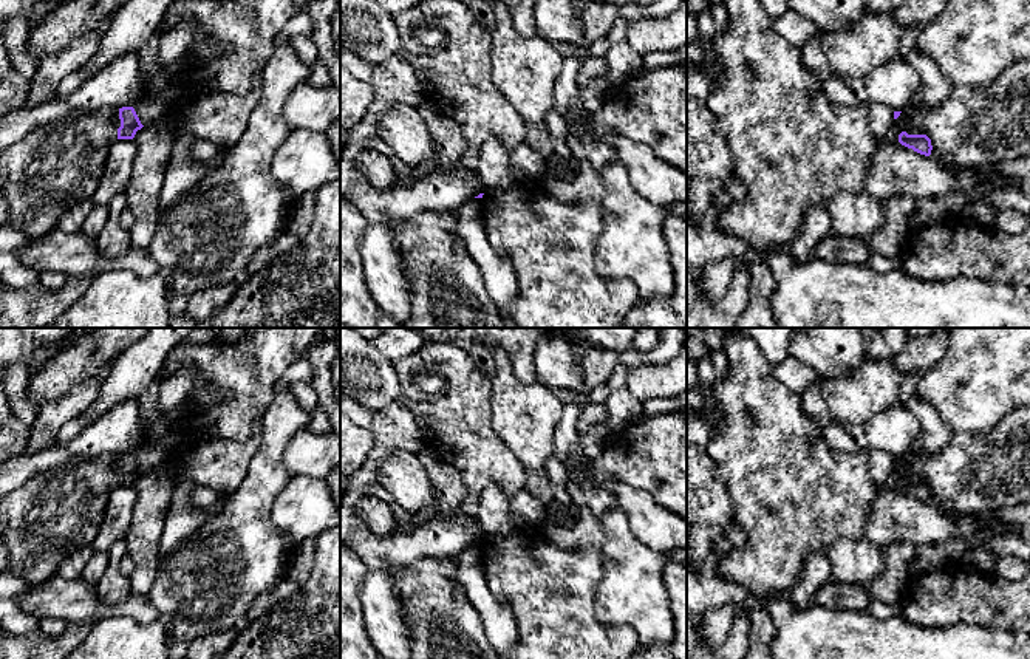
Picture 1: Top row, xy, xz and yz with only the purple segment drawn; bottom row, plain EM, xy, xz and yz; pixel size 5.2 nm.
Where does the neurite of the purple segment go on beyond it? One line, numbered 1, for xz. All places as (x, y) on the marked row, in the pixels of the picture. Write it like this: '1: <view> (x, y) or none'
1: none

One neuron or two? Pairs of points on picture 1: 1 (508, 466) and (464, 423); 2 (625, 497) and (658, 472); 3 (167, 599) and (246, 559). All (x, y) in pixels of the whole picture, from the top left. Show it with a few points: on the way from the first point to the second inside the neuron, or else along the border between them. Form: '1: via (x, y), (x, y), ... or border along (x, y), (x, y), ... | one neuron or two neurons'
1: via (497, 455), (475, 433) | one neuron
2: border along (602, 475), (645, 491), (658, 505), (667, 509) | two neurons
3: via (187, 587), (204, 585), (226, 563) | one neuron

